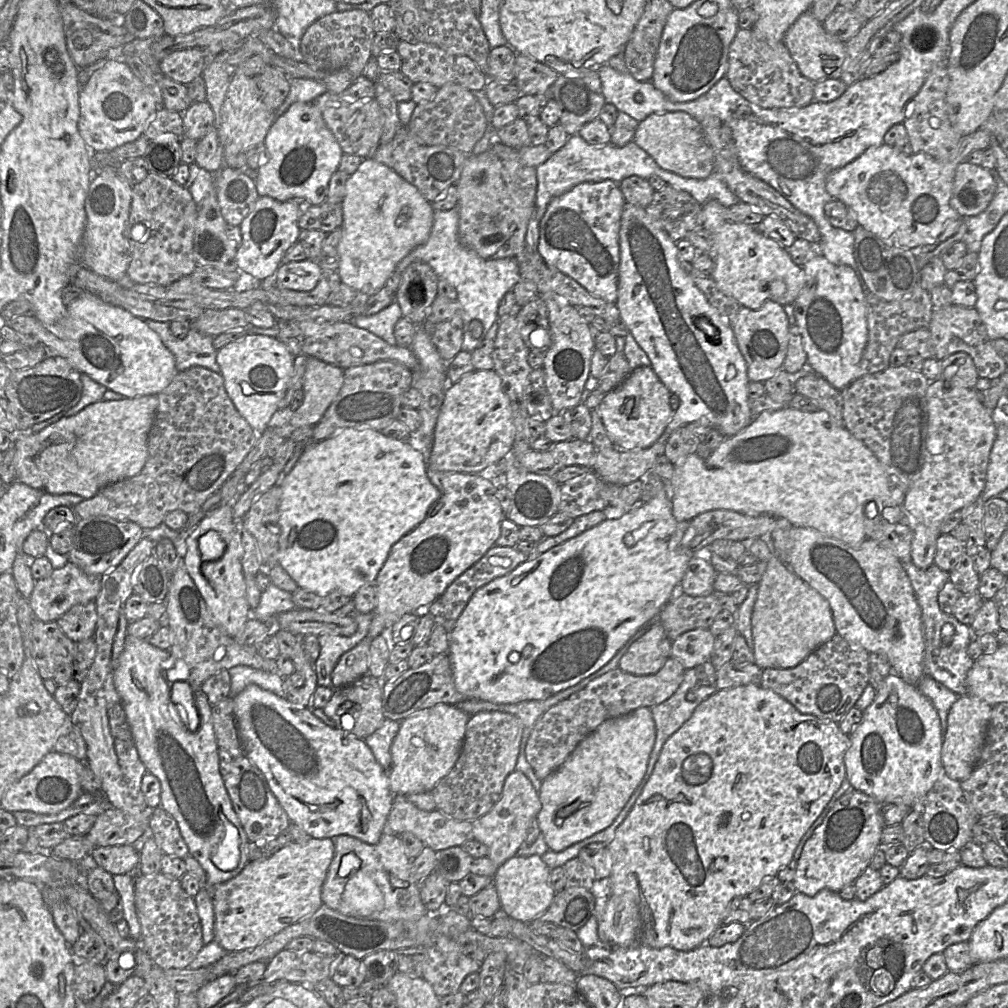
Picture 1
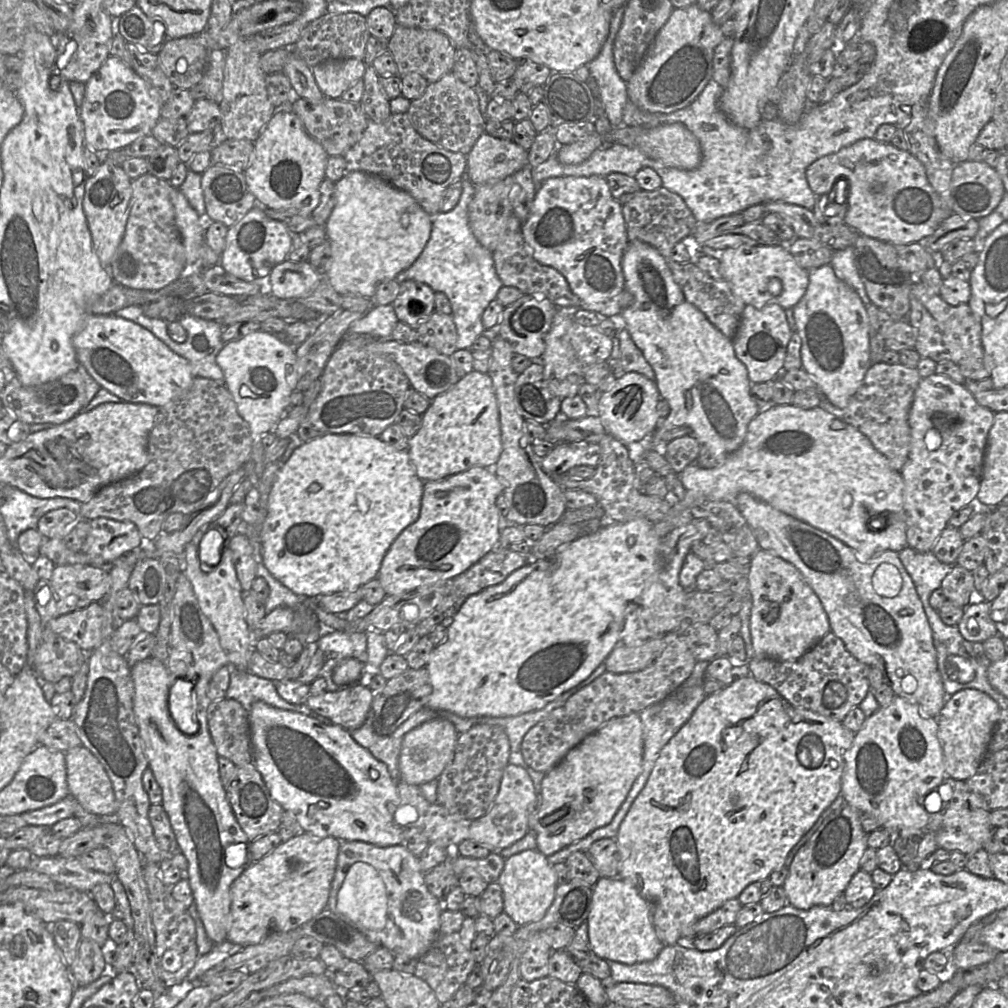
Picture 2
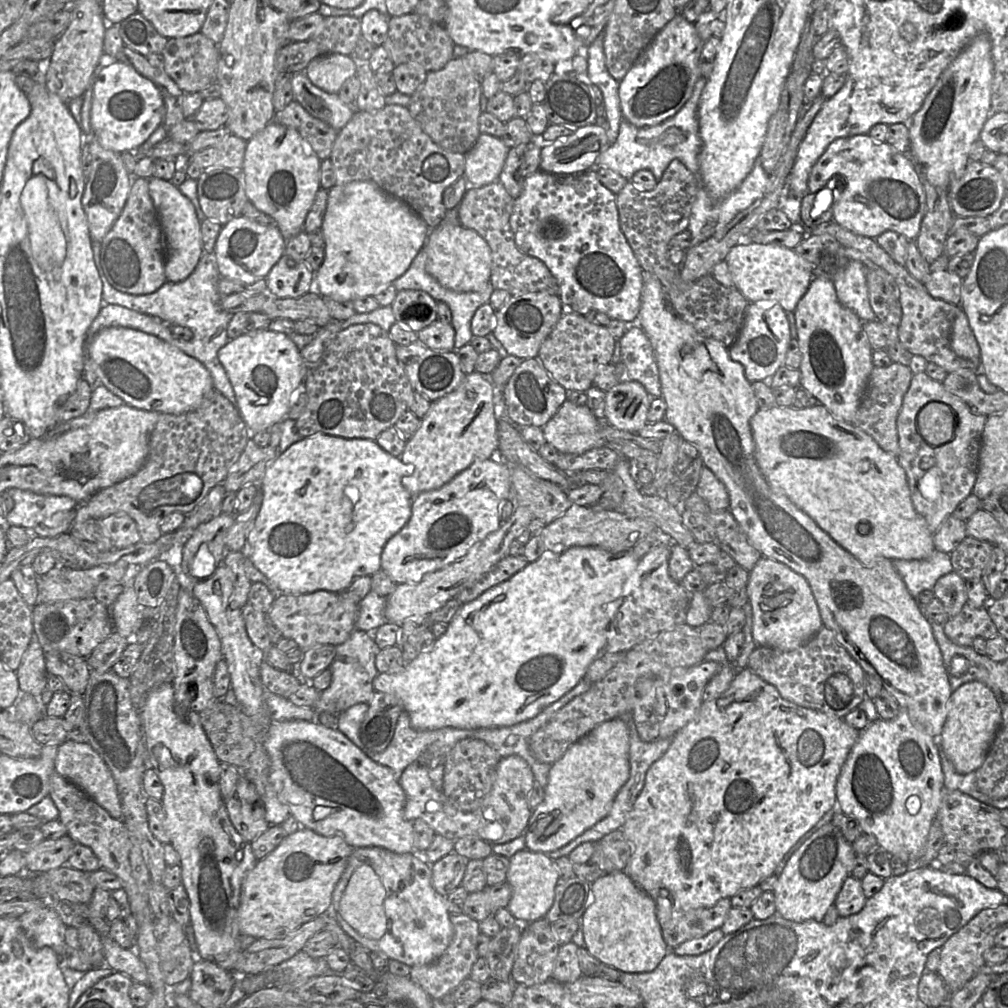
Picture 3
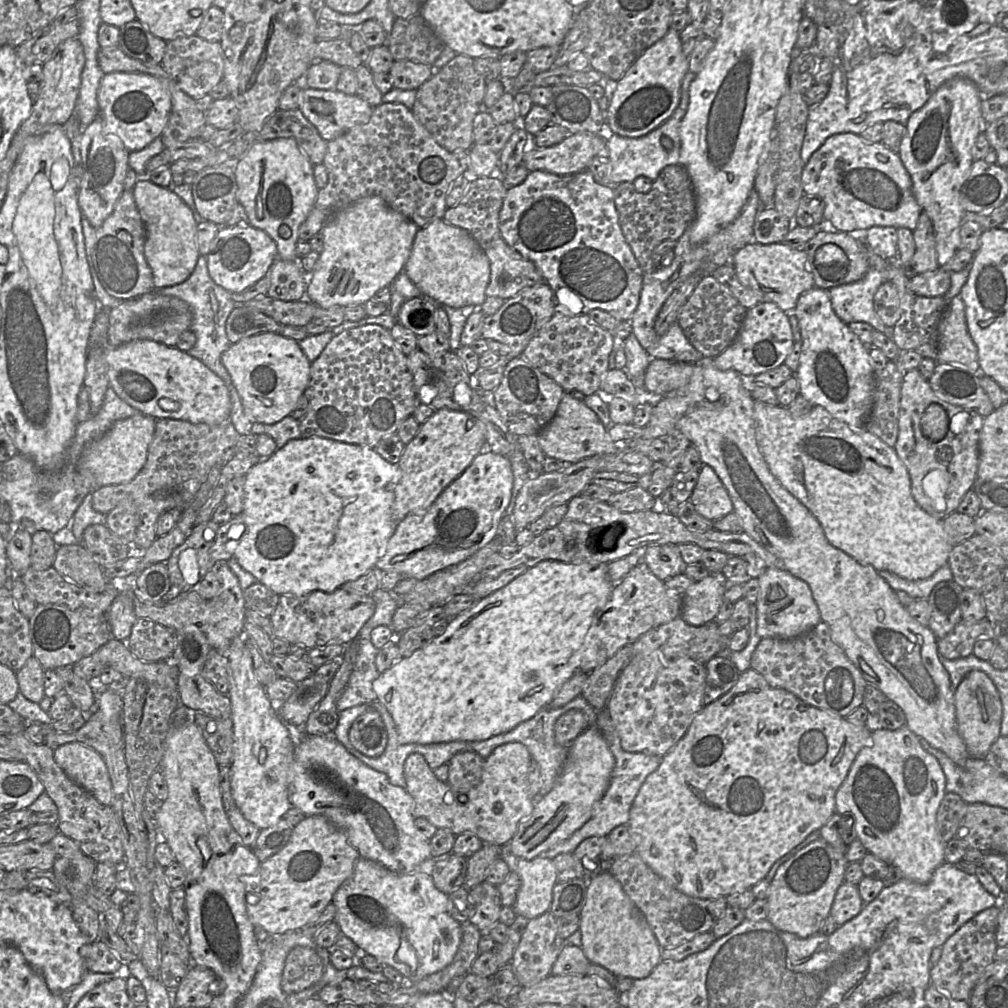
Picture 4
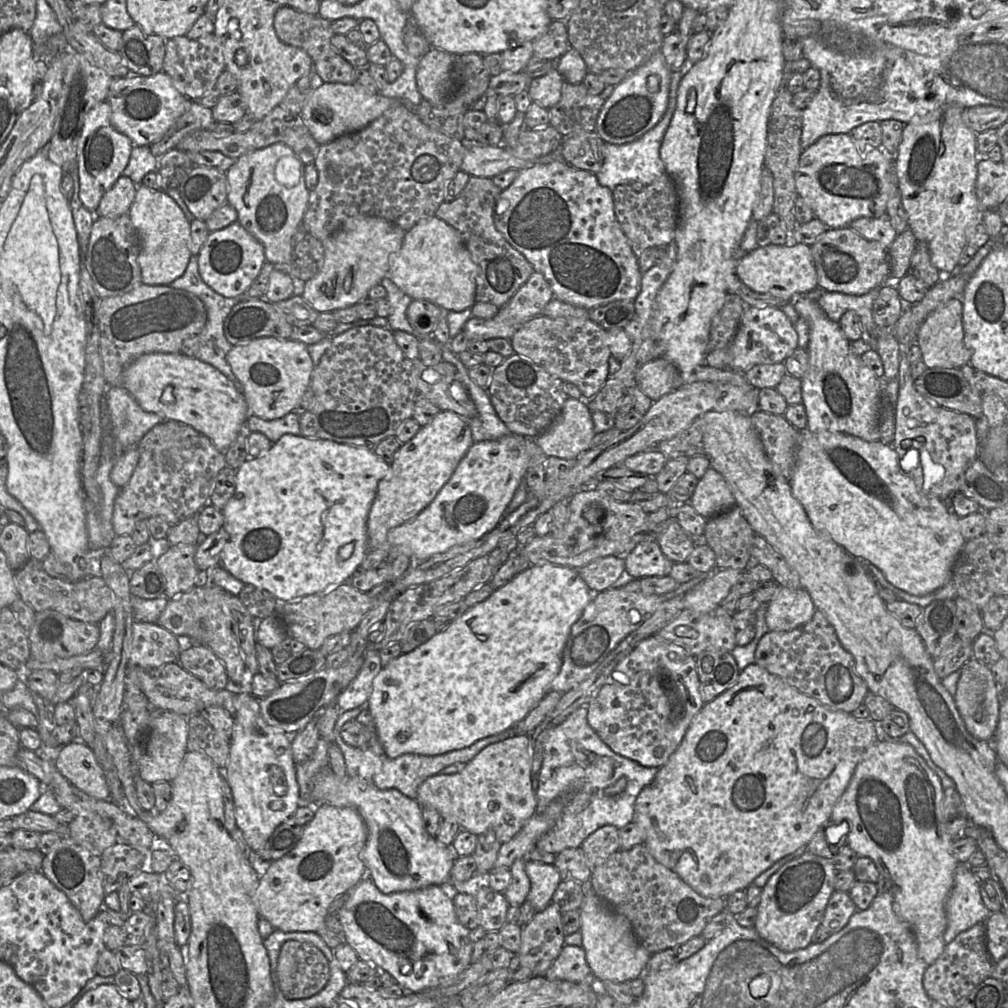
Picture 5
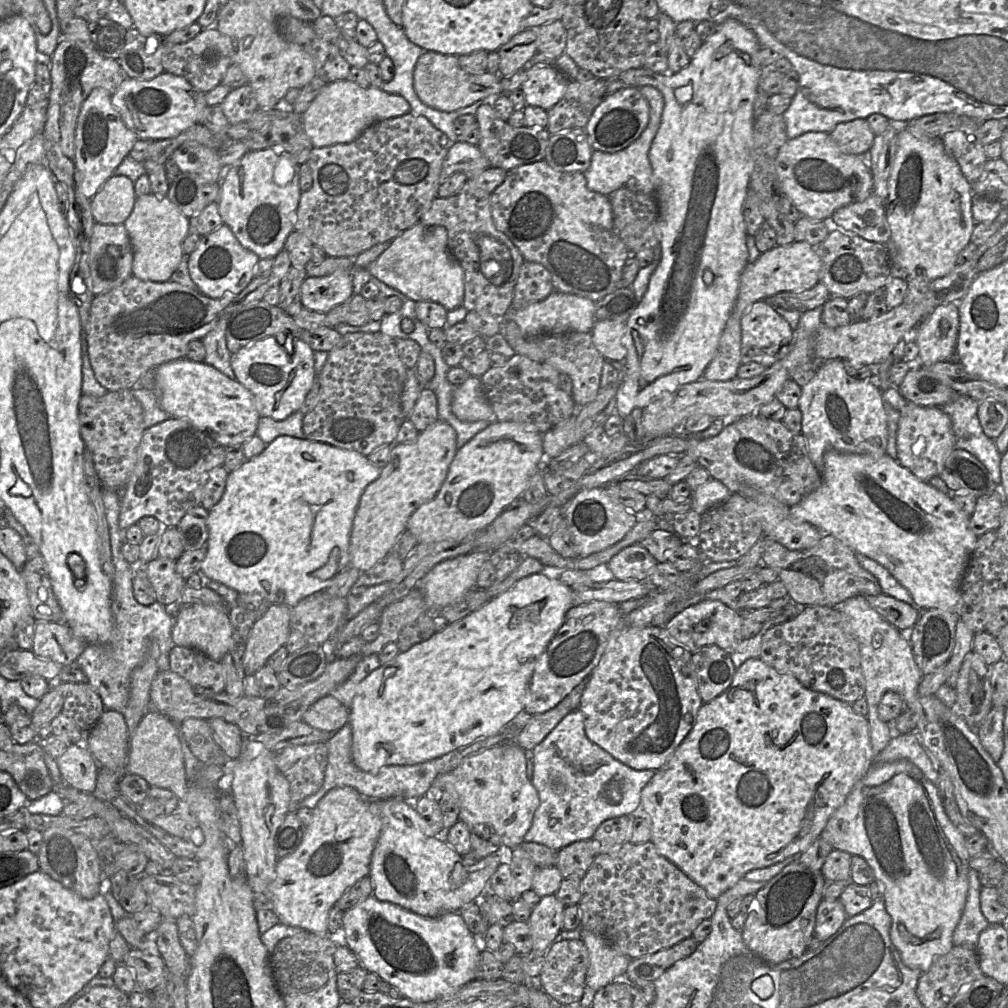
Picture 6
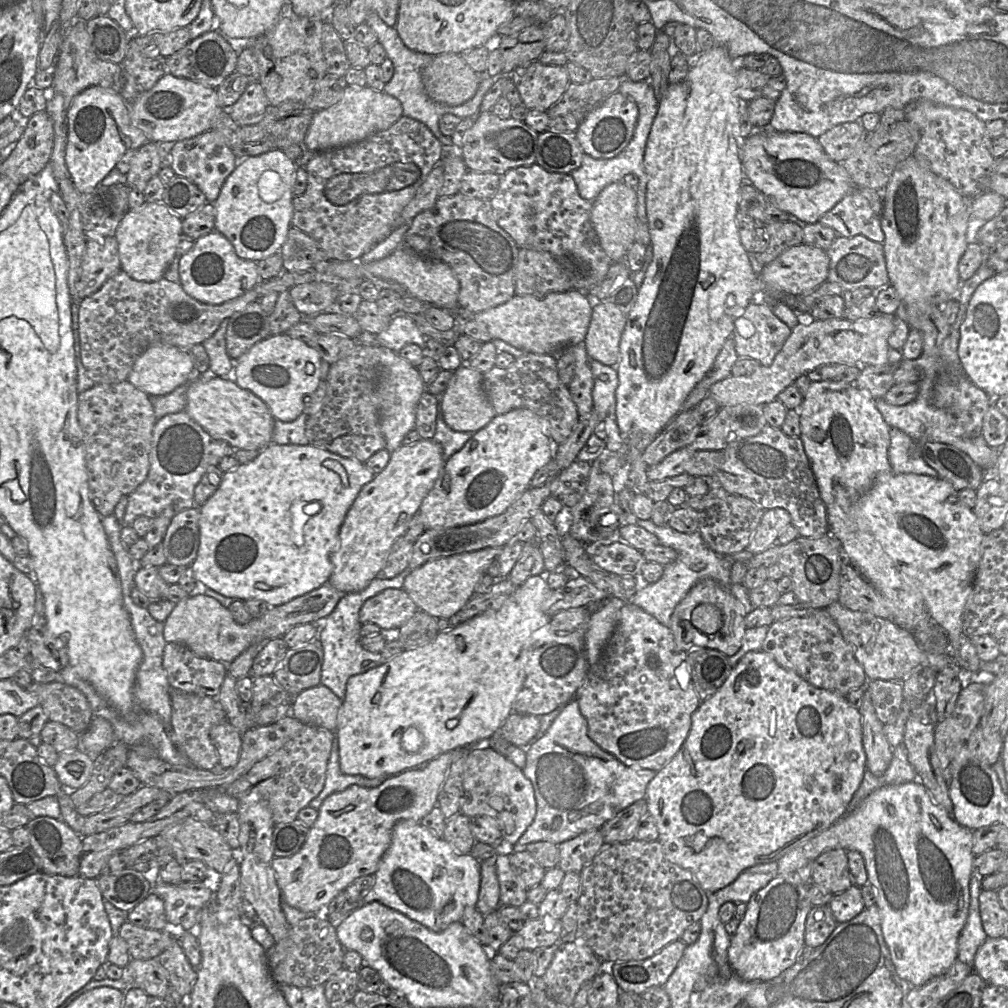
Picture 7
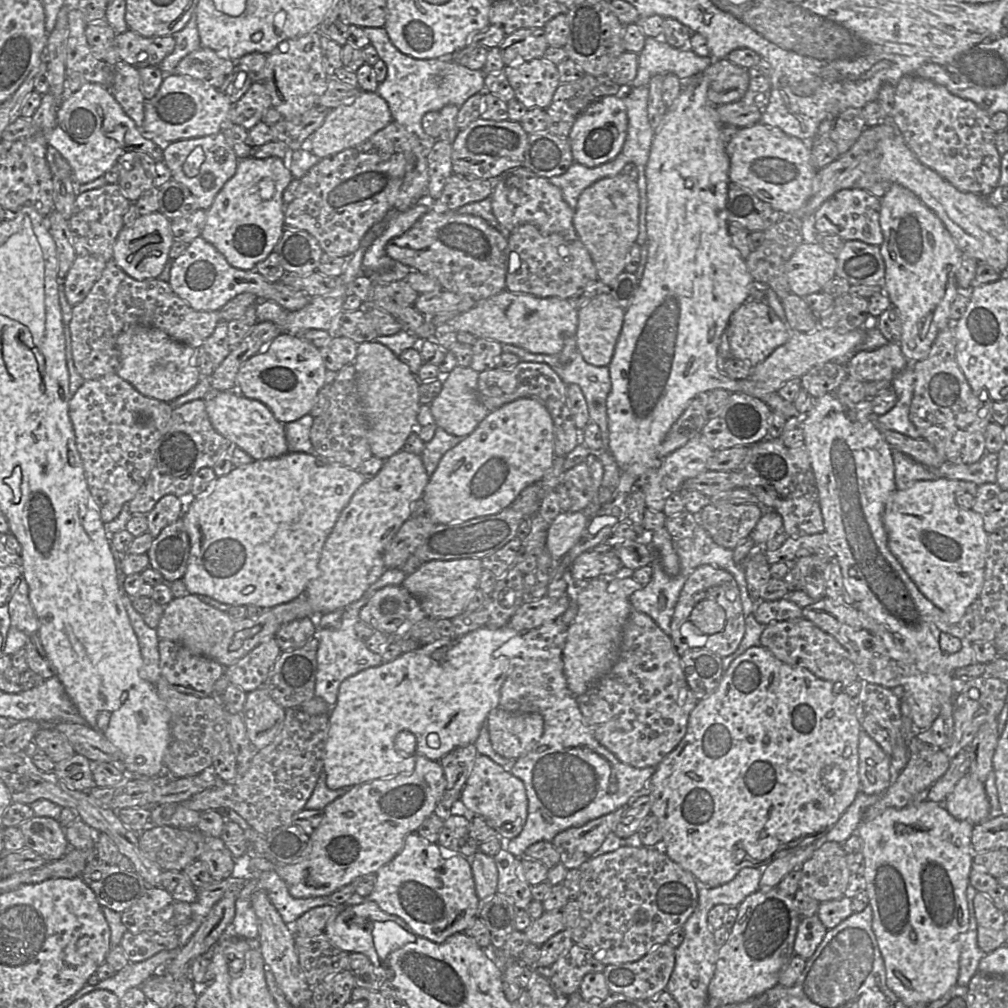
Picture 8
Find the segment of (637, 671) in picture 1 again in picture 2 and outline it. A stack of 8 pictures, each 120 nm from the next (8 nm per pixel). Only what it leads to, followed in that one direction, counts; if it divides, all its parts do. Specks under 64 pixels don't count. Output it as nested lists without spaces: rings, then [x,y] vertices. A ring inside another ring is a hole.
[[[654,638],[640,646],[617,645],[604,661],[606,671],[621,674],[645,669],[665,649],[664,638]]]

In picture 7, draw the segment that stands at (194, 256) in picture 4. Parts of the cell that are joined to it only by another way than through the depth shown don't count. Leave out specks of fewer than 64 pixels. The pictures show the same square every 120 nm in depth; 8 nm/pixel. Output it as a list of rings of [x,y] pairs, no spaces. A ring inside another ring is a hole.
[[[161,202],[146,203],[141,209],[129,210],[116,231],[121,269],[138,281],[155,282],[163,278],[176,256],[182,221]]]

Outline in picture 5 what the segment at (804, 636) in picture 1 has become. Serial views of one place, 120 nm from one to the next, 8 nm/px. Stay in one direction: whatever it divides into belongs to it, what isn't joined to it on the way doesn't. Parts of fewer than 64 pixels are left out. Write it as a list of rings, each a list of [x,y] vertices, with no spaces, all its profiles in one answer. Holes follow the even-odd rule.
[[[779,586],[777,594],[768,603],[766,624],[770,631],[791,631],[808,623],[813,618],[815,611],[813,600],[805,589]]]

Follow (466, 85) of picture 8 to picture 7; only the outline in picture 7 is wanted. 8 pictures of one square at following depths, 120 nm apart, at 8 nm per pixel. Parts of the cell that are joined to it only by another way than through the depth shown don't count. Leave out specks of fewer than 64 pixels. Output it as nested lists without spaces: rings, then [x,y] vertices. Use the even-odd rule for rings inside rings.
[[[375,12],[370,13],[365,23],[372,29],[379,42],[394,67],[393,76],[389,82],[384,85],[382,91],[397,98],[403,108],[403,115],[415,119],[425,124],[434,136],[441,142],[446,150],[454,150],[451,137],[445,136],[440,132],[439,119],[446,113],[451,113],[462,118],[474,118],[480,113],[480,105],[486,92],[495,83],[498,77],[493,77],[488,74],[481,74],[481,80],[473,98],[458,106],[447,106],[435,102],[425,92],[422,82],[422,70],[433,59],[433,55],[416,52],[409,49],[401,40],[395,27],[388,26]]]

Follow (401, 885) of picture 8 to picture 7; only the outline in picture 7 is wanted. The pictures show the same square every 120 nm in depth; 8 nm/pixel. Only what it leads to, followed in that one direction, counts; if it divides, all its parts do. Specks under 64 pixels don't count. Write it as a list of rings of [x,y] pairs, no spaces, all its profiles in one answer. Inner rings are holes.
[[[399,821],[393,828],[391,844],[373,875],[372,887],[353,910],[378,901],[434,932],[441,932],[451,923],[461,922],[466,907],[476,906],[482,862],[471,853],[458,853],[420,822]]]

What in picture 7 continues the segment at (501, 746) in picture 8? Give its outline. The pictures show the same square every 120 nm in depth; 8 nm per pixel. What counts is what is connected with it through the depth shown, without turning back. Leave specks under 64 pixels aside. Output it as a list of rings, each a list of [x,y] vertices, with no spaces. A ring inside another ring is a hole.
[[[512,712],[500,727],[499,734],[512,745],[527,748],[540,737],[540,724],[540,716]]]

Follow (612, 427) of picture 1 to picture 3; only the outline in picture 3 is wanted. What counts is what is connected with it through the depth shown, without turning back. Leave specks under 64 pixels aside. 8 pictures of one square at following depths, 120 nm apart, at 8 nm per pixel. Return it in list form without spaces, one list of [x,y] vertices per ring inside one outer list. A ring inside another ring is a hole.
[[[621,380],[606,392],[605,420],[619,429],[638,433],[647,422],[652,399],[644,386],[632,380]]]

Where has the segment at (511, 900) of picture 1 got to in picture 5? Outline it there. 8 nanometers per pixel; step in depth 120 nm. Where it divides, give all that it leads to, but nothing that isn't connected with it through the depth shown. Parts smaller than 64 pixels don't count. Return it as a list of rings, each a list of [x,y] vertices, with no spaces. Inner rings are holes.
[[[526,859],[526,873],[530,879],[528,901],[536,912],[545,909],[551,902],[553,894],[562,881],[559,871],[553,864]]]

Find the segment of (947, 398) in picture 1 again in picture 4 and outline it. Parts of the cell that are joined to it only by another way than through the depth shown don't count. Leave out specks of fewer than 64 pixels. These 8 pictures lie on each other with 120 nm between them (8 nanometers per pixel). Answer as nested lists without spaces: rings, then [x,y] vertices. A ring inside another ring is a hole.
[[[912,369],[906,372],[903,377],[900,409],[898,418],[898,437],[895,444],[895,451],[901,462],[905,465],[910,476],[911,492],[918,505],[930,515],[944,520],[949,514],[957,510],[965,494],[973,489],[977,481],[977,470],[979,463],[979,442],[984,417],[974,410],[967,410],[960,406],[953,405],[942,400],[932,390],[928,380],[919,372]],[[932,404],[941,405],[949,417],[949,430],[946,436],[937,442],[929,440],[924,436],[921,429],[921,418],[926,408]]]

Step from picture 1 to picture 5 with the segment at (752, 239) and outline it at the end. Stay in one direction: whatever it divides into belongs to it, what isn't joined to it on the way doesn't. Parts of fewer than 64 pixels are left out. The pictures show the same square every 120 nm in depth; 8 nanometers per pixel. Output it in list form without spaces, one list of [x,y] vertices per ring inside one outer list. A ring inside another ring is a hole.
[[[792,241],[785,245],[758,246],[736,263],[735,273],[751,290],[769,294],[785,303],[792,303],[797,297],[803,297],[818,288],[811,247]]]

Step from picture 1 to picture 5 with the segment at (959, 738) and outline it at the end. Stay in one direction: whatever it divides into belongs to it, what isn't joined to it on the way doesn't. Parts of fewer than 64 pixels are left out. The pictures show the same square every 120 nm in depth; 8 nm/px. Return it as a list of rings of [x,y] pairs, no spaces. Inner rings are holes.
[[[975,658],[969,659],[960,669],[954,702],[967,731],[976,739],[990,741],[999,720],[999,700],[997,686],[988,665]]]

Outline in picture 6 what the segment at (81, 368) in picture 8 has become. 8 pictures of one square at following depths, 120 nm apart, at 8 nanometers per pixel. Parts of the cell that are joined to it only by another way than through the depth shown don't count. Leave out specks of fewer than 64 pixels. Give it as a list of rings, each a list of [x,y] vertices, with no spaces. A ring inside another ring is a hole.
[[[283,248],[274,258],[269,272],[253,278],[247,287],[237,295],[226,295],[213,299],[203,295],[198,289],[189,289],[177,282],[153,282],[130,276],[121,285],[94,297],[89,322],[87,324],[88,355],[98,382],[108,391],[132,389],[145,374],[150,374],[162,363],[184,359],[188,344],[195,339],[202,340],[215,326],[222,315],[231,315],[244,305],[263,300],[265,293],[280,284],[291,267],[289,254]]]

